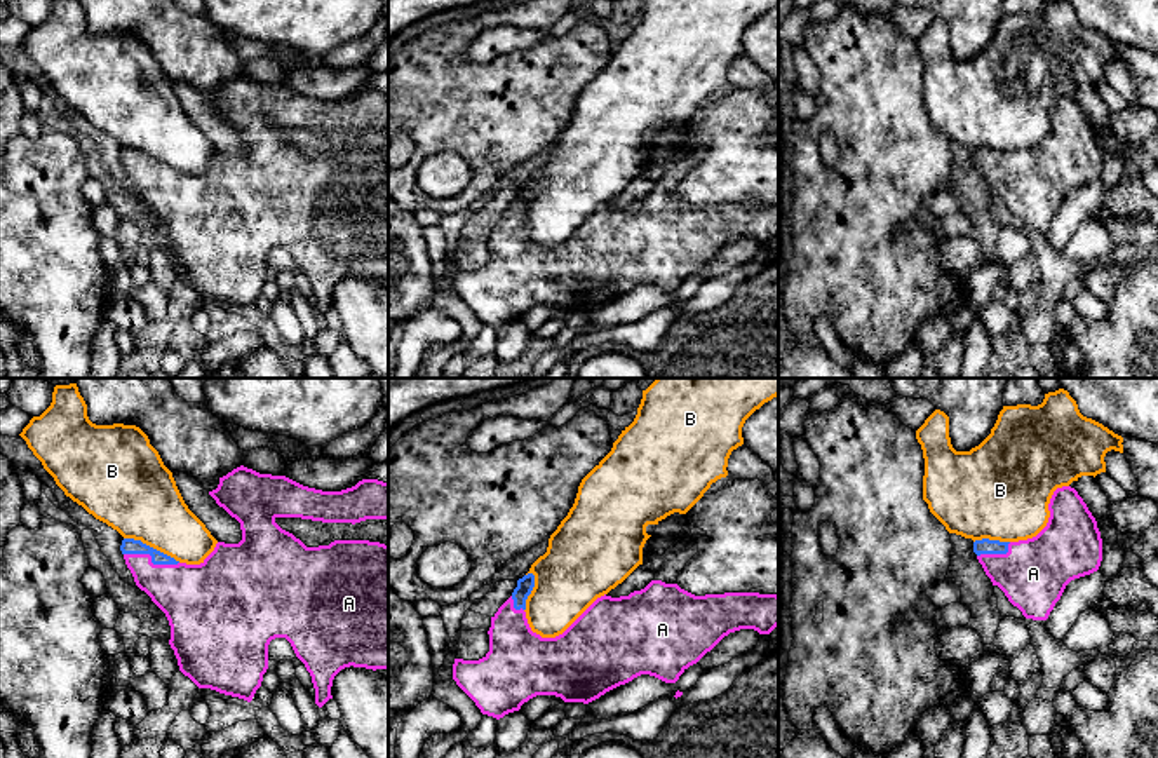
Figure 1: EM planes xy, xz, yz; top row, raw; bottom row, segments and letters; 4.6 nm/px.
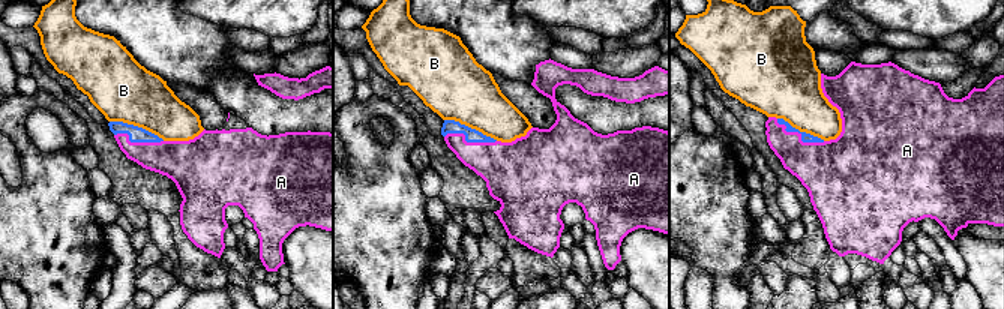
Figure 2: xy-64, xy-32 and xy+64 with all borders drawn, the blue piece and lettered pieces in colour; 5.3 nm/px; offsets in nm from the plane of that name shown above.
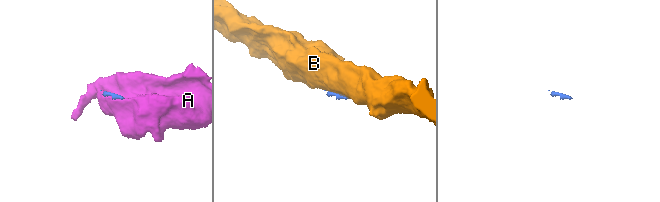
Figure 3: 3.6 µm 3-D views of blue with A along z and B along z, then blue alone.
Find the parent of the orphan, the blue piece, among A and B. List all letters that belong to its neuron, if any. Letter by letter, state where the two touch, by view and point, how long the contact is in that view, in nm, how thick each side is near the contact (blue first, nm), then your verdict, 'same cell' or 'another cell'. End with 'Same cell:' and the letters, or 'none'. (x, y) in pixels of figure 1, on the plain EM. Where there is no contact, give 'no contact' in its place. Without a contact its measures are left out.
A: xy (152, 169) | 260 nm | 80/300 nm | same cell
B: xy (152, 157) | 280 nm | 80/360 nm | another cell
Same cell: A

